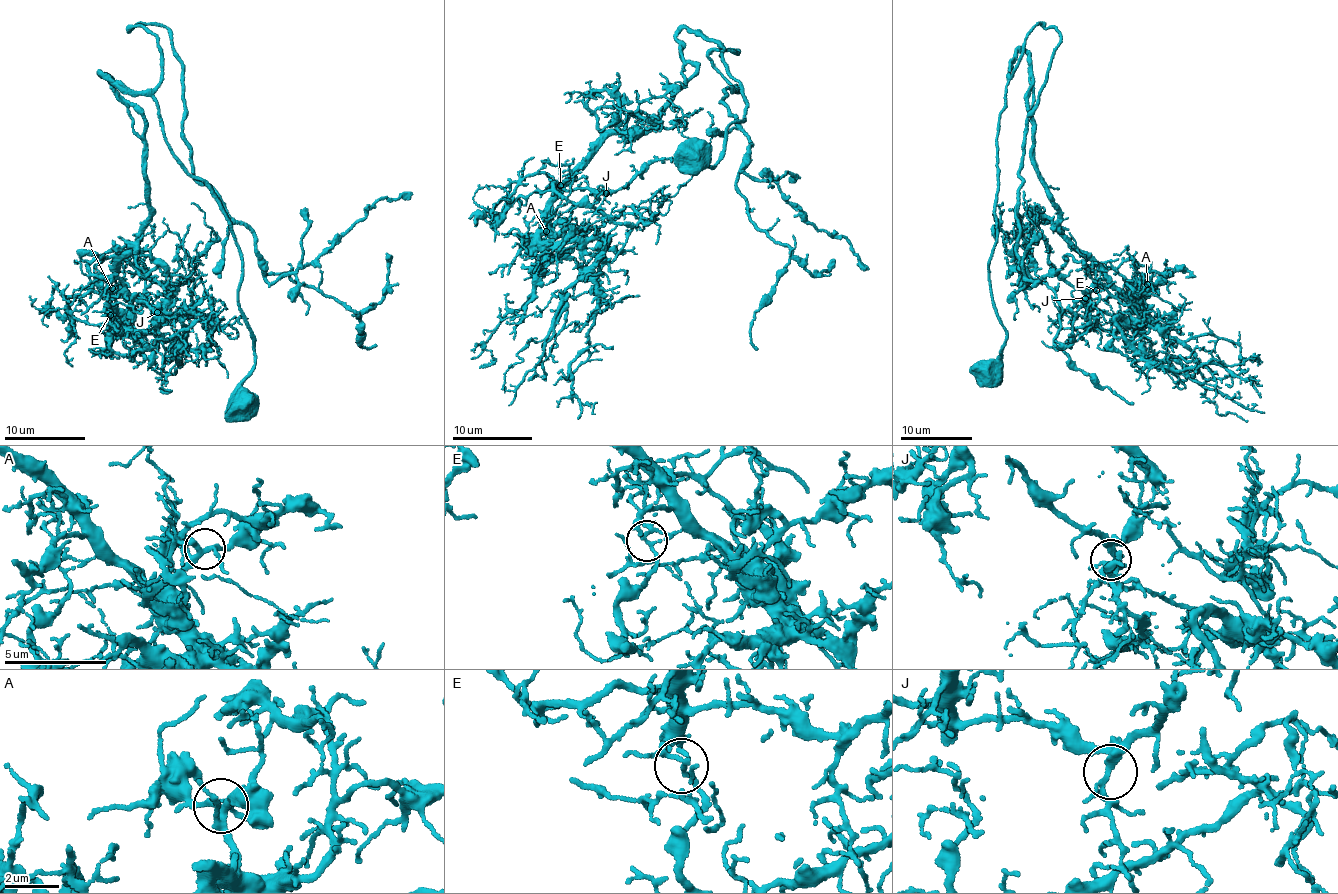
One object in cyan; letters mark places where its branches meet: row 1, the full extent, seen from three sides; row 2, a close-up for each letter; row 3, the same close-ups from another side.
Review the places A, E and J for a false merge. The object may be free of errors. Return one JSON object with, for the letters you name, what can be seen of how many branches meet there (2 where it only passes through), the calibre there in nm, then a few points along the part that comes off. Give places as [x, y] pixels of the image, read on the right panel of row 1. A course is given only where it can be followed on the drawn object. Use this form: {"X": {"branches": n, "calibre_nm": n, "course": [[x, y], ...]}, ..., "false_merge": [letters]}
{"E": {"branches": 4, "calibre_nm": 130, "course": [[1096, 290], [1089, 329], [1093, 318], [1080, 328], [1060, 327], [1060, 312]]}, "false_merge": ["E"]}

